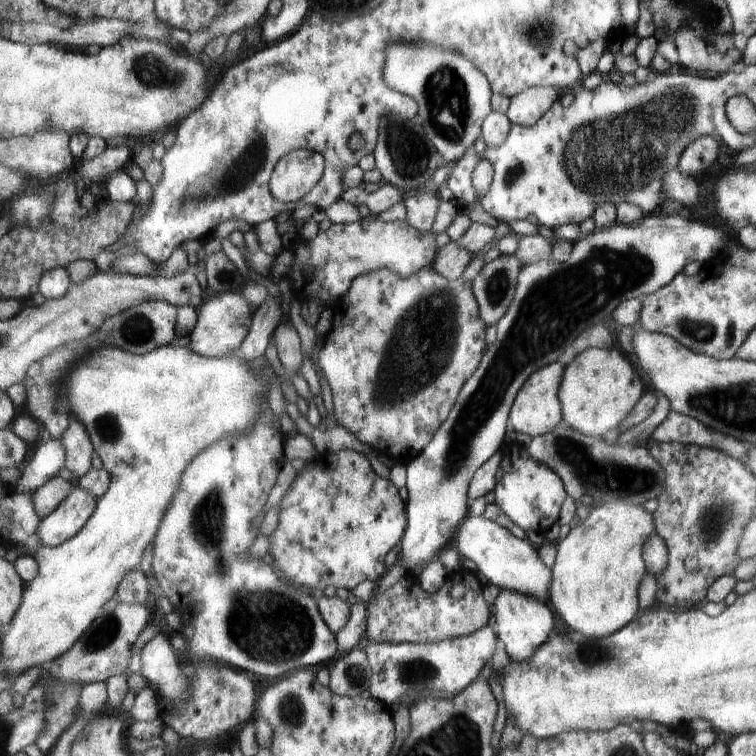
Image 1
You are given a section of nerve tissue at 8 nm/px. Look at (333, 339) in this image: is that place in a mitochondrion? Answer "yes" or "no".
no

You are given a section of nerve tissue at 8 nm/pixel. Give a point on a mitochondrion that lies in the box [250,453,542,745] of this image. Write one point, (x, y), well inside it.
(291, 709)

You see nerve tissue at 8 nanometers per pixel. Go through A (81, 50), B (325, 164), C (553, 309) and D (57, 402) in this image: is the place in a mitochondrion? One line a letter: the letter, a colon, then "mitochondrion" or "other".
A: other
B: other
C: mitochondrion
D: mitochondrion

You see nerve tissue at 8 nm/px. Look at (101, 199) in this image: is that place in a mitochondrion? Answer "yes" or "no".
no

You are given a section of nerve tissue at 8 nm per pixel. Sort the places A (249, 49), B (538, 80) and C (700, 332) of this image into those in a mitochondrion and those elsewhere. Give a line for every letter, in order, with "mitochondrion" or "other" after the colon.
A: other
B: other
C: mitochondrion

